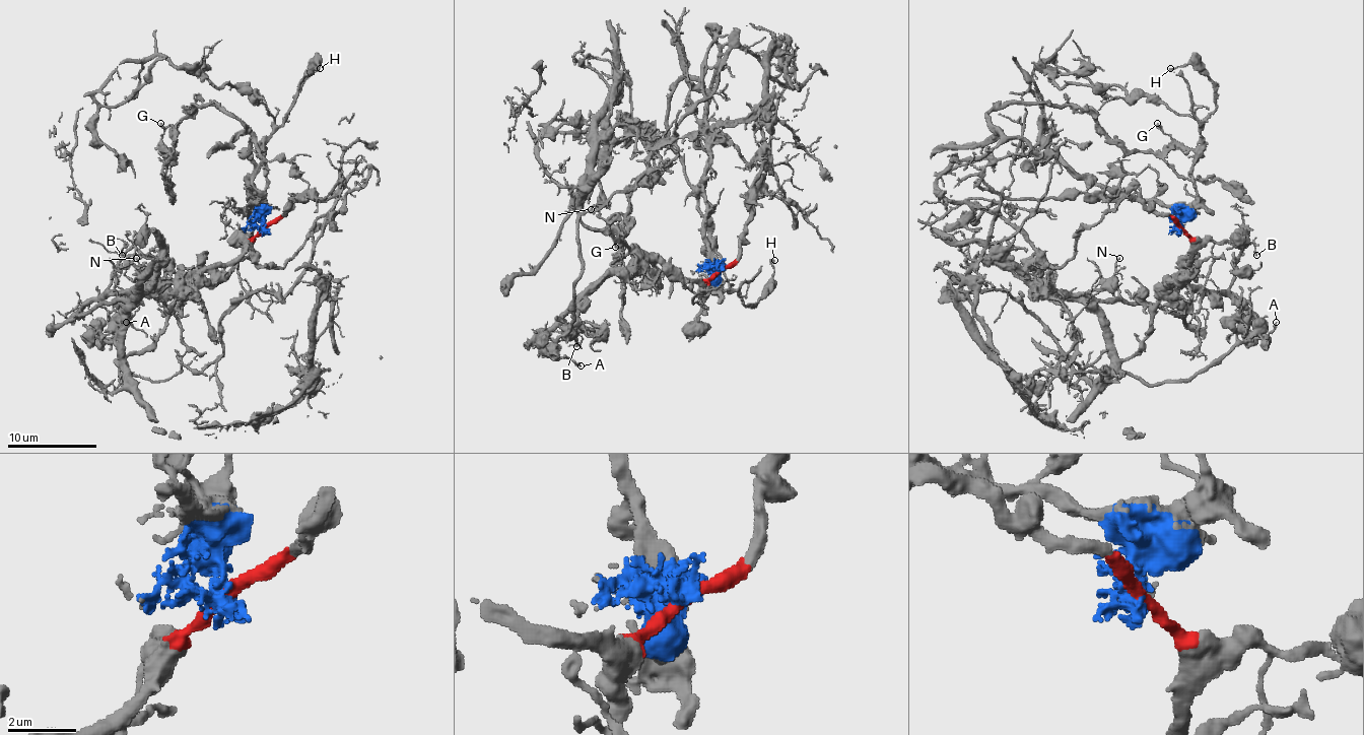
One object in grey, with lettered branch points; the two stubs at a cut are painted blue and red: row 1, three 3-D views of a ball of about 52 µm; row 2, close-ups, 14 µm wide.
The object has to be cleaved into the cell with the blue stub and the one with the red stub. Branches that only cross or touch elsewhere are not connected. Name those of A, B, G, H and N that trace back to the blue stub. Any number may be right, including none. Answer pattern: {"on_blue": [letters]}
{"on_blue": ["G", "H"]}

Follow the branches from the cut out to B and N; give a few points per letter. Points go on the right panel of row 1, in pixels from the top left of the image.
B: (1178, 226), (1189, 241), (1189, 260), (1181, 280), (1223, 291), (1243, 249), (1252, 243), (1256, 256)
N: (1178, 226), (1189, 260), (1156, 301), (1152, 329), (1130, 358), (1116, 356), (1090, 291), (1118, 258)

